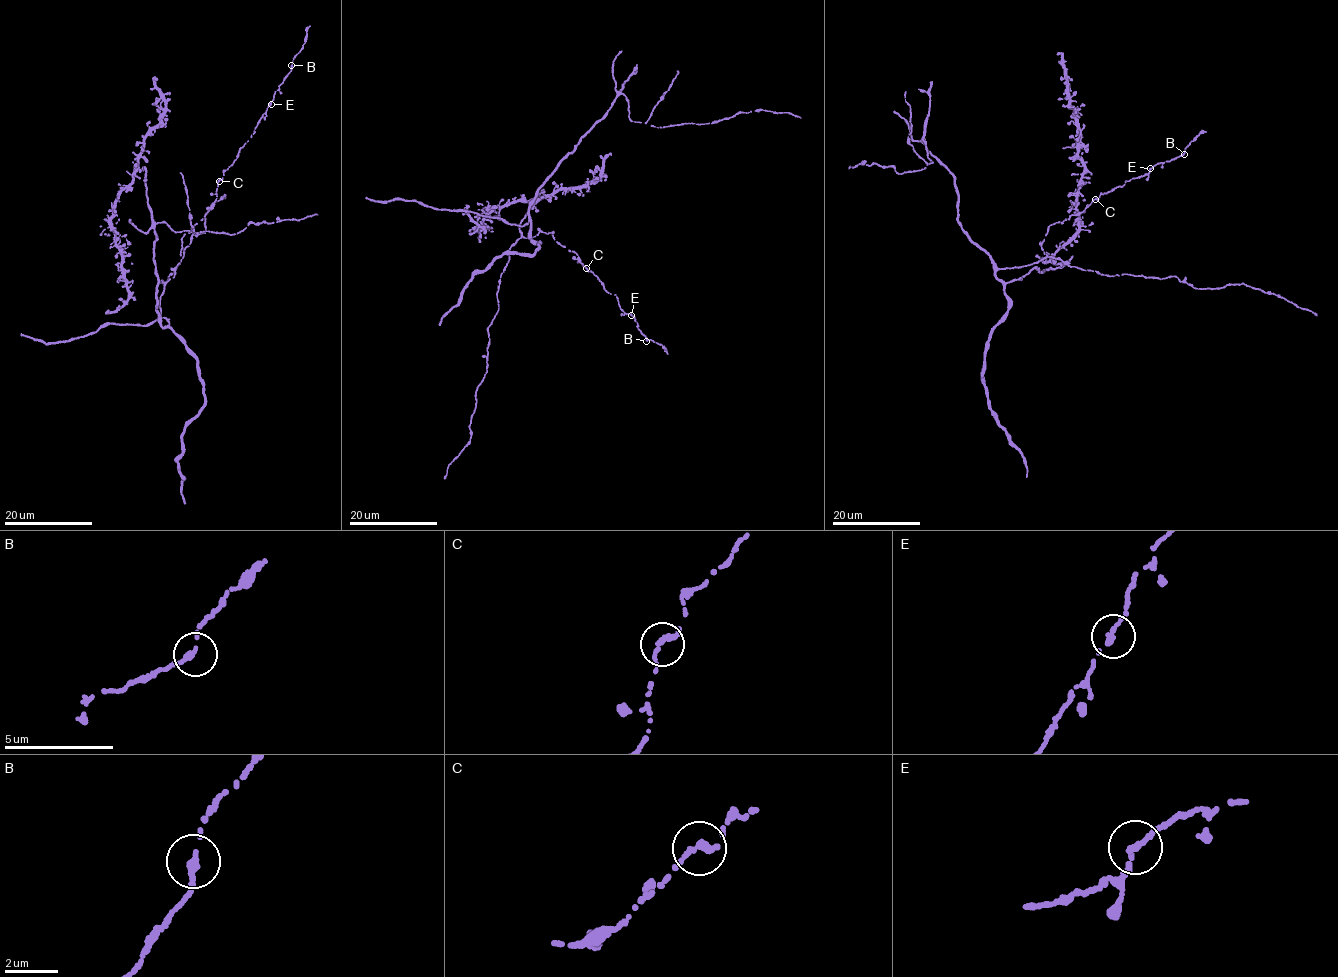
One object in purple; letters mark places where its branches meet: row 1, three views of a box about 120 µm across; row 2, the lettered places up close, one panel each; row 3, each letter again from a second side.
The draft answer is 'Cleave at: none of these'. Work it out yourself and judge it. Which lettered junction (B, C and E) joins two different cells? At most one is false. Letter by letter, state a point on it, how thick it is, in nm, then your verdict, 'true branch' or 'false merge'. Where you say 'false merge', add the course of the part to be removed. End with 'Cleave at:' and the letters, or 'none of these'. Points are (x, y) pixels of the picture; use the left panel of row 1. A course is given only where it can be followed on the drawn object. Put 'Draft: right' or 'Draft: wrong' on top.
Draft: right
B: (291, 65) | 320 nm | true branch
C: (219, 181) | 320 nm | true branch
E: (271, 104) | 300 nm | true branch
Cleave at: none of these

